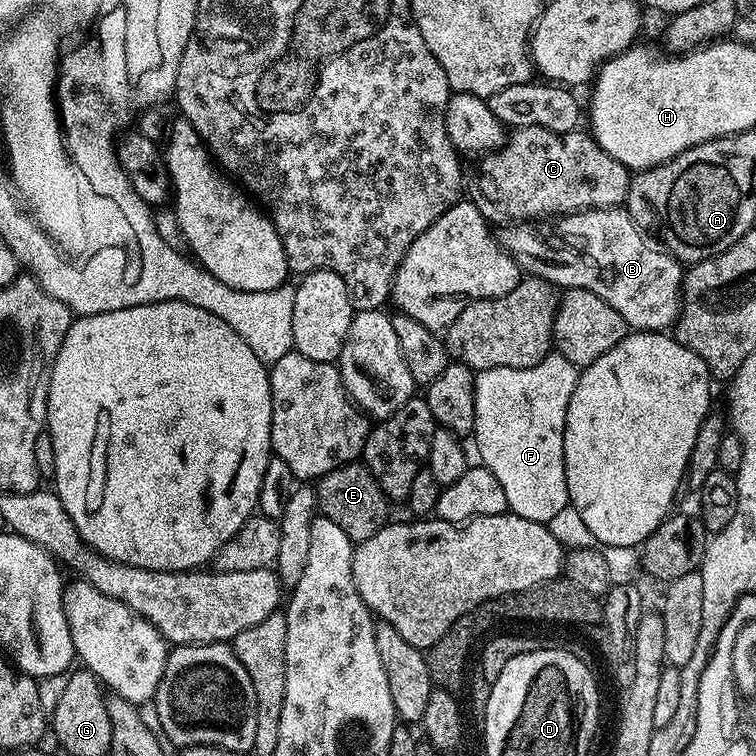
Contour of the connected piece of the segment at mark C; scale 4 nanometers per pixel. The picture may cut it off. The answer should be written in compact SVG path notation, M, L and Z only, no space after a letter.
M542 126L515 129L507 137L503 148L485 155L484 172L492 180L500 195L500 208L512 222L544 222L549 218L568 216L572 212L585 212L591 208L614 208L628 199L630 170L622 166L587 131L551 132Z

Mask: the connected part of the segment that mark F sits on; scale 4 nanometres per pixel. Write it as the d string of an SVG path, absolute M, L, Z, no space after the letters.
M550 354L538 364L529 368L482 368L476 372L476 397L474 398L474 414L476 415L476 427L474 437L476 436L476 452L480 455L479 463L498 478L502 485L502 490L506 493L506 502L508 511L516 516L530 518L530 522L547 524L548 520L554 518L554 514L563 507L569 505L568 502L568 479L564 469L564 431L566 430L566 410L570 406L570 398L574 394L576 377L578 369L575 364L569 362L567 358L559 354Z

